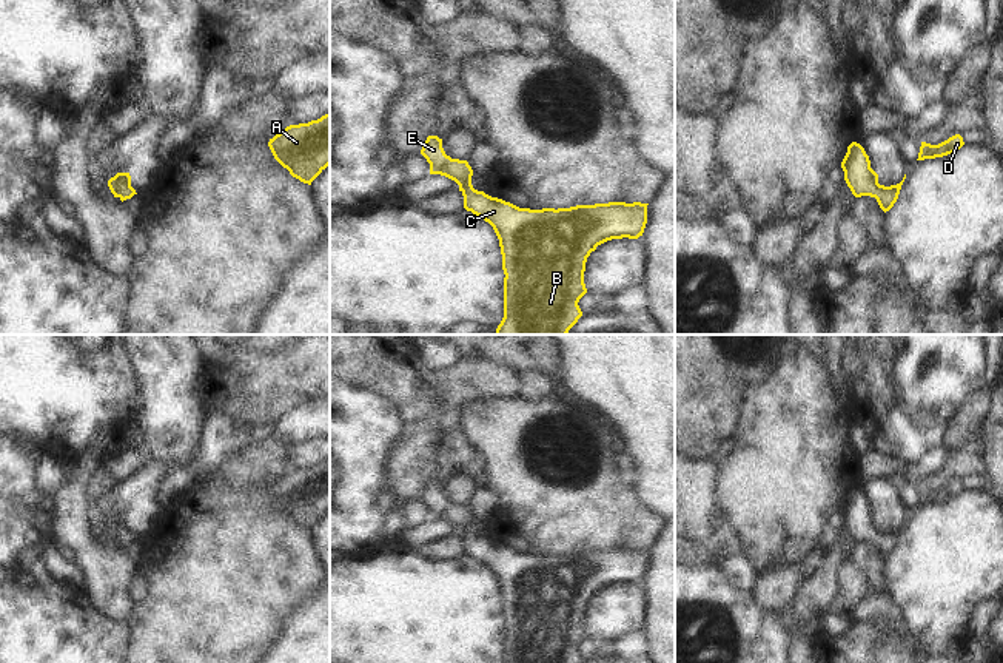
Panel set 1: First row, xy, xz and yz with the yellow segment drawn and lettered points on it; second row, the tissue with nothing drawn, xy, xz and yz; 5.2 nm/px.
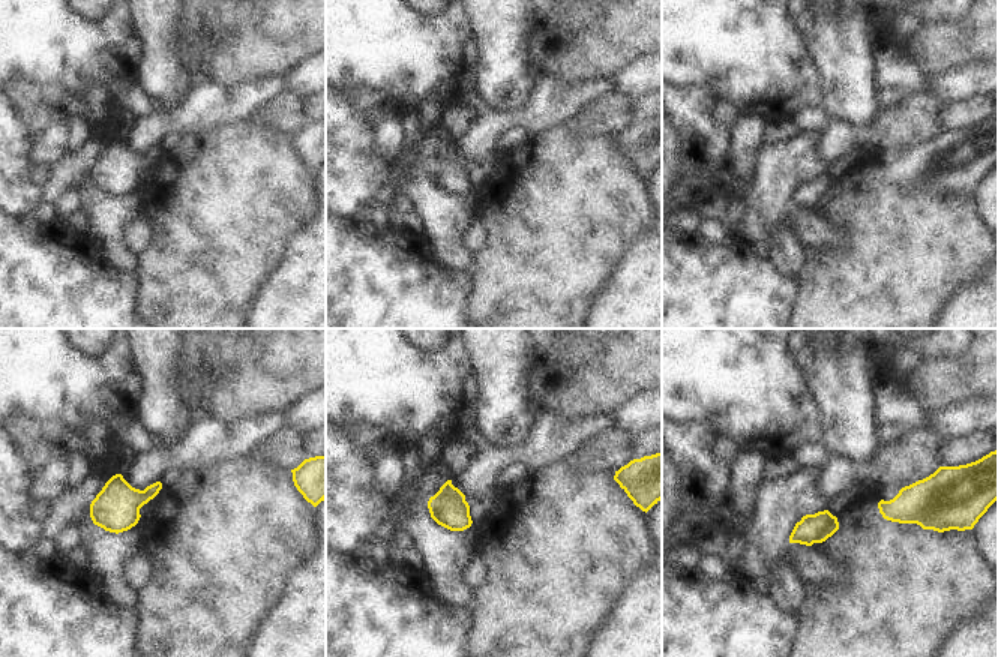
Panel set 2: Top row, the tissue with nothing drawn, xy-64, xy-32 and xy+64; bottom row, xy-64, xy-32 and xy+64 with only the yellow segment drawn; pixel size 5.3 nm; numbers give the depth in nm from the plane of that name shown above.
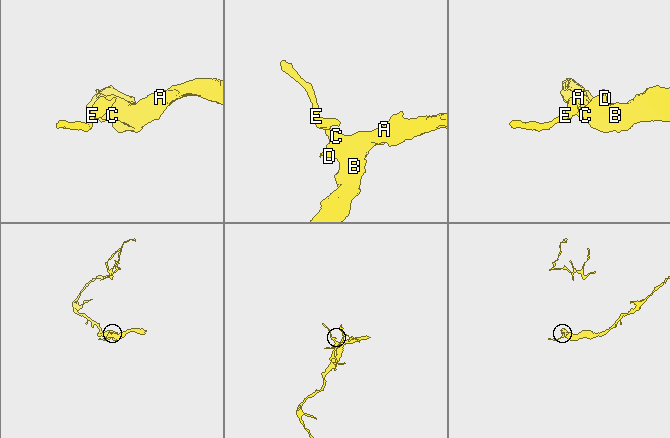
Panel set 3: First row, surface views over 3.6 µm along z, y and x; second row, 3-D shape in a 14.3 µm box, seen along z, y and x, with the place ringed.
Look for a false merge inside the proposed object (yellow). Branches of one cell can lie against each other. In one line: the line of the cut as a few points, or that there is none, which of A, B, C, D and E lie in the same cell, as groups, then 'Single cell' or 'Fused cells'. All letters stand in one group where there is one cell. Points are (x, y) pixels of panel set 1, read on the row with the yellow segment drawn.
No split. Groups: A B C D E. Single cell

